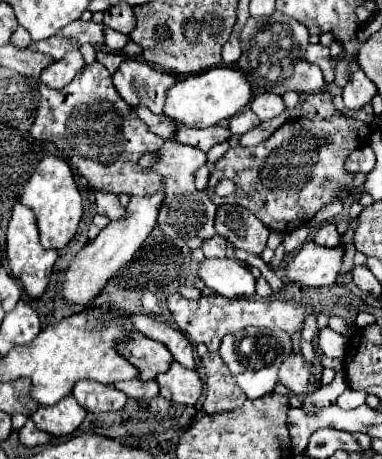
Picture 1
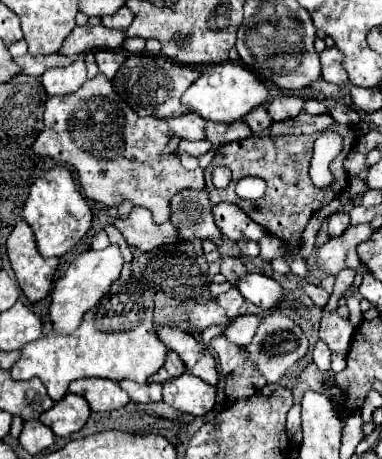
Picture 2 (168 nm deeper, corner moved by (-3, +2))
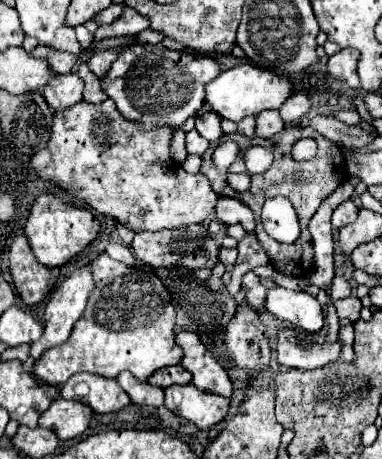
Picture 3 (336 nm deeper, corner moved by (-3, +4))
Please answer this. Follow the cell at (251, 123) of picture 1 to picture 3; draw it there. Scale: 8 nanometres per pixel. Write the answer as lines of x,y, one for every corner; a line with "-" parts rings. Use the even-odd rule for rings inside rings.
266,111
256,117
256,137
270,139
284,129
284,121
278,111

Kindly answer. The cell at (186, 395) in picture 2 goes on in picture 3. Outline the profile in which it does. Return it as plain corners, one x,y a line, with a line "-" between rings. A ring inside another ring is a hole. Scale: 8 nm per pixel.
192,383
172,385
164,391
166,391
166,407
174,415
194,423
198,429
210,429
228,415
228,407
230,407
228,399
220,395
204,393
196,389

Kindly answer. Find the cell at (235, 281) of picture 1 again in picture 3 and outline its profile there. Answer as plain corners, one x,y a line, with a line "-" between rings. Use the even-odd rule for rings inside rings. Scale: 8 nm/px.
284,287
268,289
266,309
278,319
288,321
308,333
316,333
326,325
324,309
316,301
316,297
308,293
290,291

